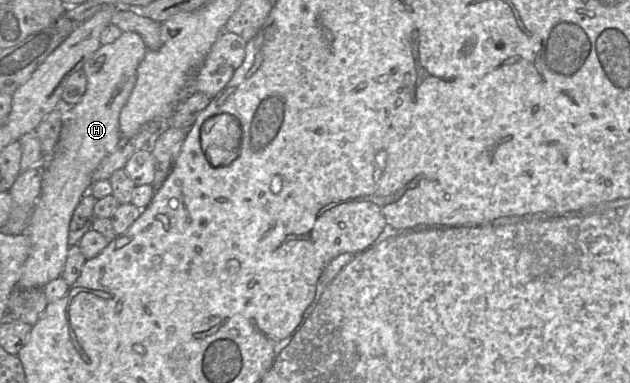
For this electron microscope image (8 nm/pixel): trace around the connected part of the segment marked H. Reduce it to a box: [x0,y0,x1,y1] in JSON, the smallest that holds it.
[17,32,147,288]

